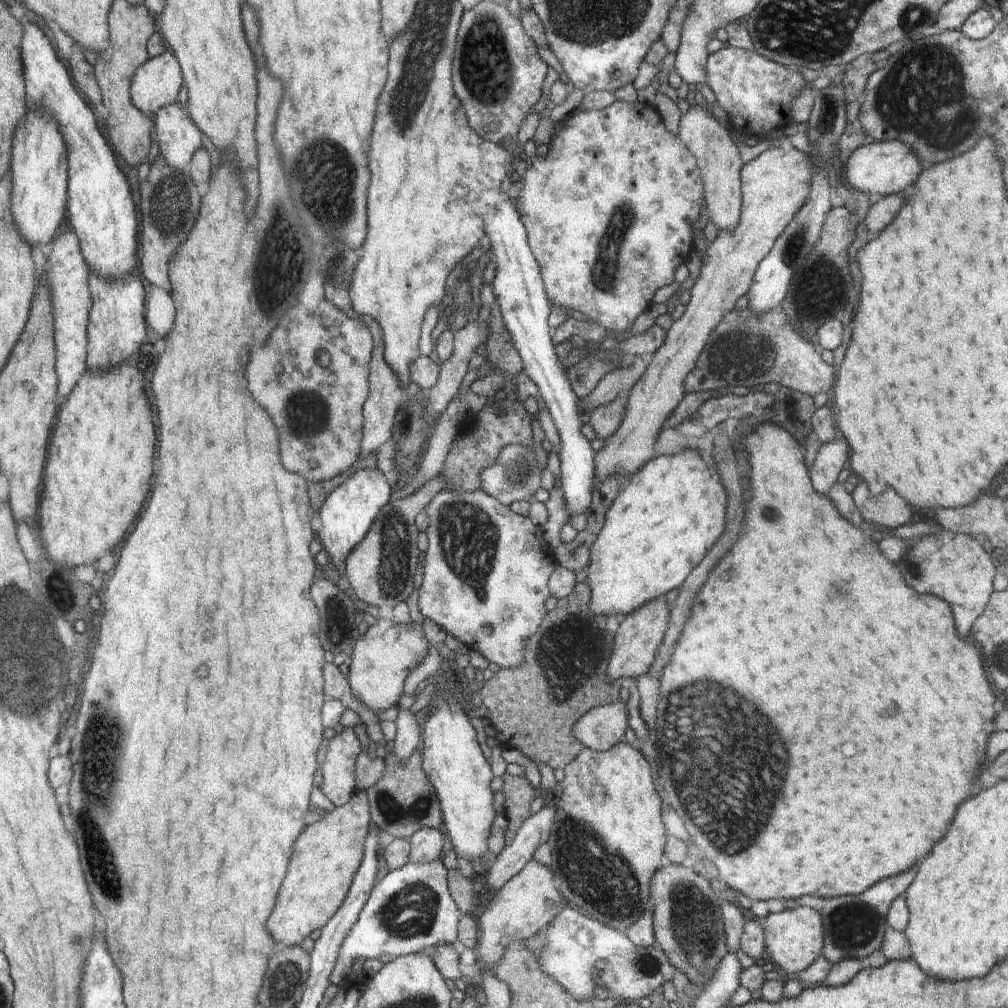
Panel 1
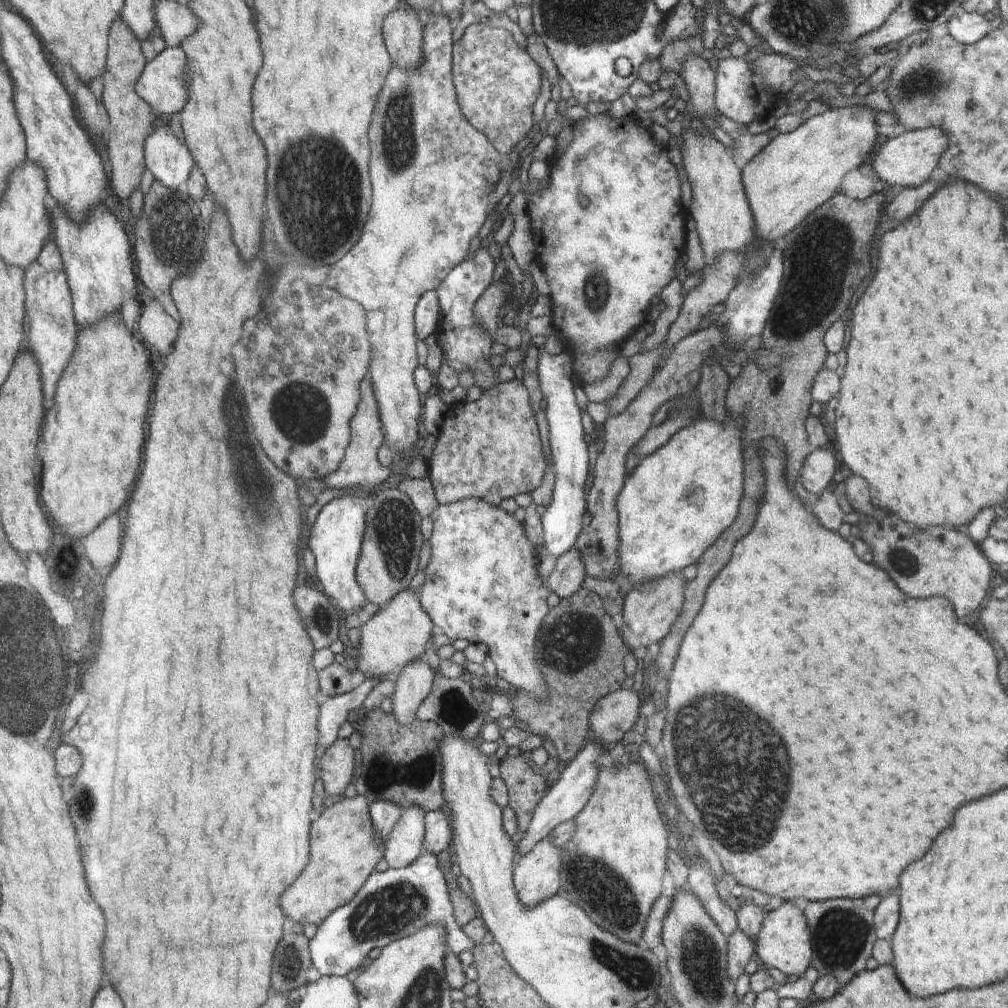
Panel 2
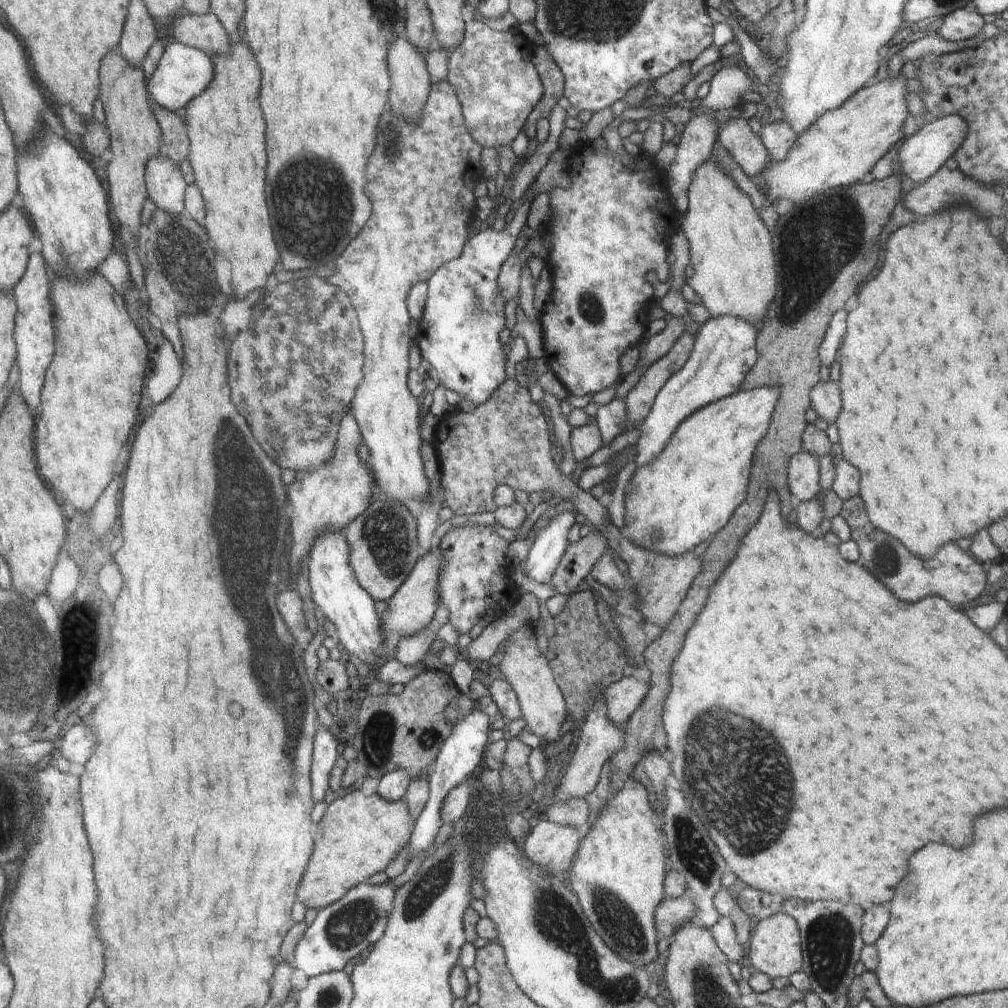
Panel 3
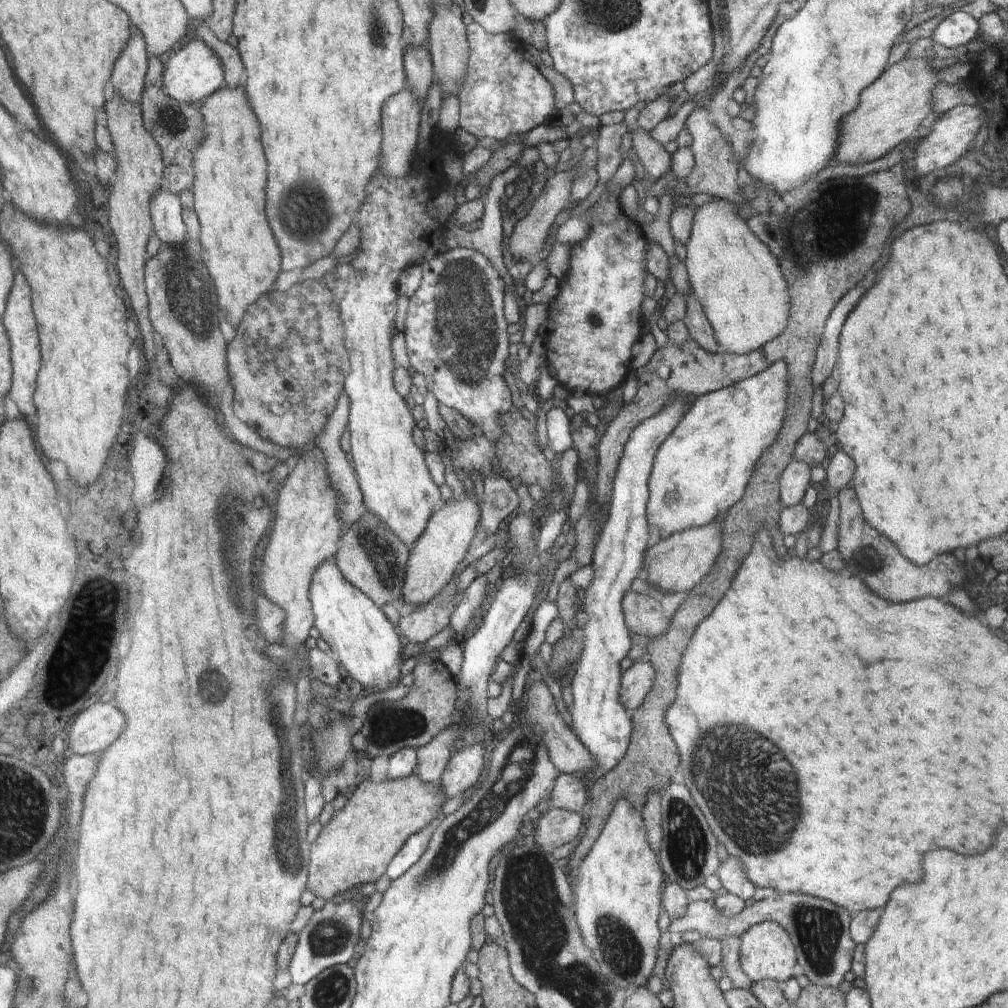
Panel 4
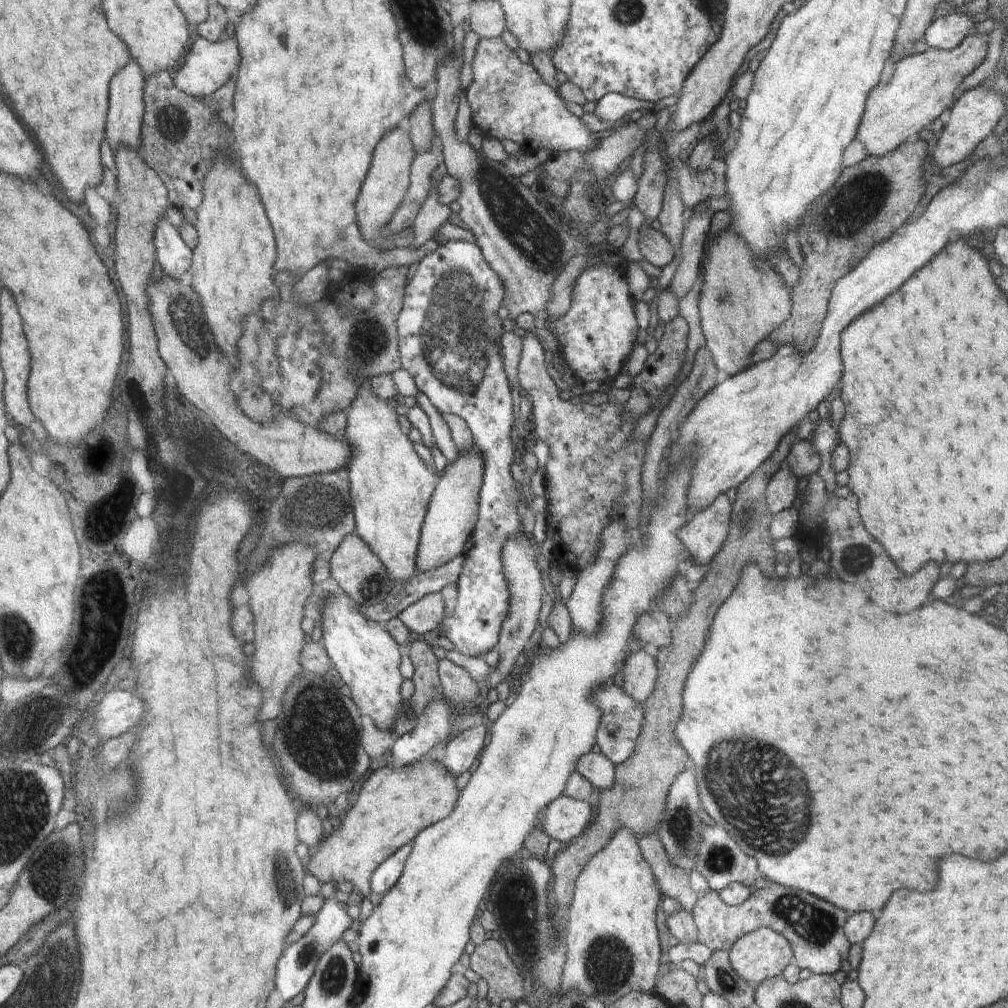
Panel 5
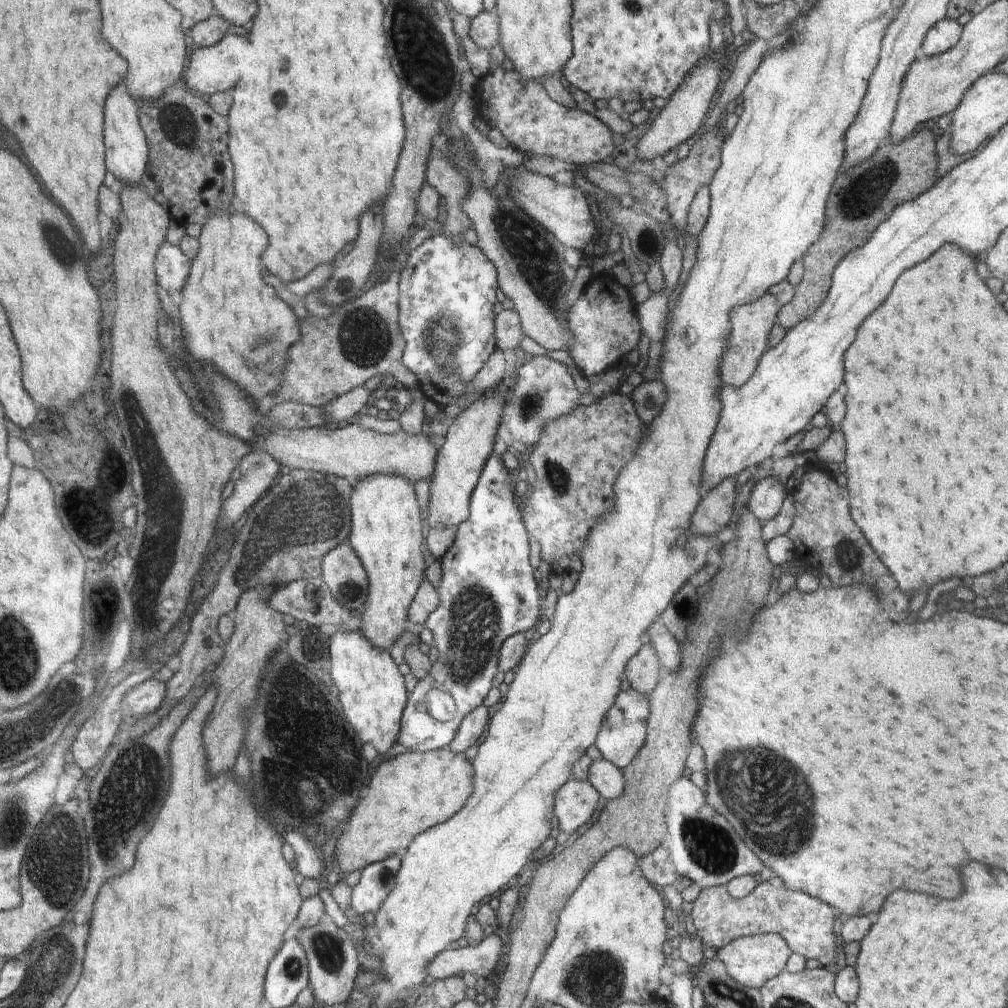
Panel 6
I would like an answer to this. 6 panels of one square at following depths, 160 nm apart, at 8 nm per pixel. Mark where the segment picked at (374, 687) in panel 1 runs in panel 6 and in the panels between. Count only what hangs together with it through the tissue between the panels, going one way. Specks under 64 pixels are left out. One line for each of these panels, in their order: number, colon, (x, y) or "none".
2: (397, 635)
3: (409, 611)
4: (433, 557)
5: (454, 509)
6: (469, 442)

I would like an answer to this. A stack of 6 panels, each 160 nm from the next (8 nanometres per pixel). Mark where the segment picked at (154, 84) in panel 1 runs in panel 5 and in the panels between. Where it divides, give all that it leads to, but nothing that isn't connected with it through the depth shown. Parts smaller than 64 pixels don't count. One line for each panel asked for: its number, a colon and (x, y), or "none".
2: (163, 85)
3: (185, 72)
4: (193, 73)
5: (208, 65)

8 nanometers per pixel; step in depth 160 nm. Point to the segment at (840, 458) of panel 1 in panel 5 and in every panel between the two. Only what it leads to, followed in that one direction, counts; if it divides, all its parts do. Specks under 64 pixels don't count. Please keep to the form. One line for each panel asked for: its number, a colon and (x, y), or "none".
2: (818, 468)
3: (804, 484)
4: (795, 479)
5: (781, 493)

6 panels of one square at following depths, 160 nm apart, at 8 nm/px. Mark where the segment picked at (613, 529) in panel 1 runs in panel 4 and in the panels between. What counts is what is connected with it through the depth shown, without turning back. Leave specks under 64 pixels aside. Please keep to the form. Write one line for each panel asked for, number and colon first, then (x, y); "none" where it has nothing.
2: (675, 504)
3: (689, 492)
4: (703, 468)

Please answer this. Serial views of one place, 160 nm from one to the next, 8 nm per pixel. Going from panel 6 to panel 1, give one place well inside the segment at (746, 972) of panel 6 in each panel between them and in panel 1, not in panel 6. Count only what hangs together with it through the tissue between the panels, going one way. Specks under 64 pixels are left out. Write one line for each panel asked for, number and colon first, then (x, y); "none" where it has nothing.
1: (794, 938)
2: (783, 942)
3: (775, 949)
4: (767, 949)
5: (765, 953)

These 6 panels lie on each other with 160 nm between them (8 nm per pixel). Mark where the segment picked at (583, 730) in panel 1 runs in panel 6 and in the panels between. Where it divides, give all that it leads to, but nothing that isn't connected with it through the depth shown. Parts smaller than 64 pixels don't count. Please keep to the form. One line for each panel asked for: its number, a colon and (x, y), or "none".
2: (611, 721)
3: (624, 697)
4: (636, 682)
5: (640, 673)
6: (642, 671)

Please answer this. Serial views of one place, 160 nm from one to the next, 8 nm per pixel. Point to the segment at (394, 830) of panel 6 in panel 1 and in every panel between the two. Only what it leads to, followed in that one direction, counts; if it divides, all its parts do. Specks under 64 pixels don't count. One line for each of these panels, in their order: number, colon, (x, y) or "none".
1: (331, 851)
2: (347, 847)
3: (360, 835)
4: (356, 846)
5: (394, 805)

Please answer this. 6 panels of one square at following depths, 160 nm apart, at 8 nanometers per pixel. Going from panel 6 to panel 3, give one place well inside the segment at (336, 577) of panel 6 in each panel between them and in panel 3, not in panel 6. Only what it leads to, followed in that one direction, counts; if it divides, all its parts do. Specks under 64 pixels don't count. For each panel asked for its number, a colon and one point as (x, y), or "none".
3: (383, 541)
4: (373, 558)
5: (359, 572)

